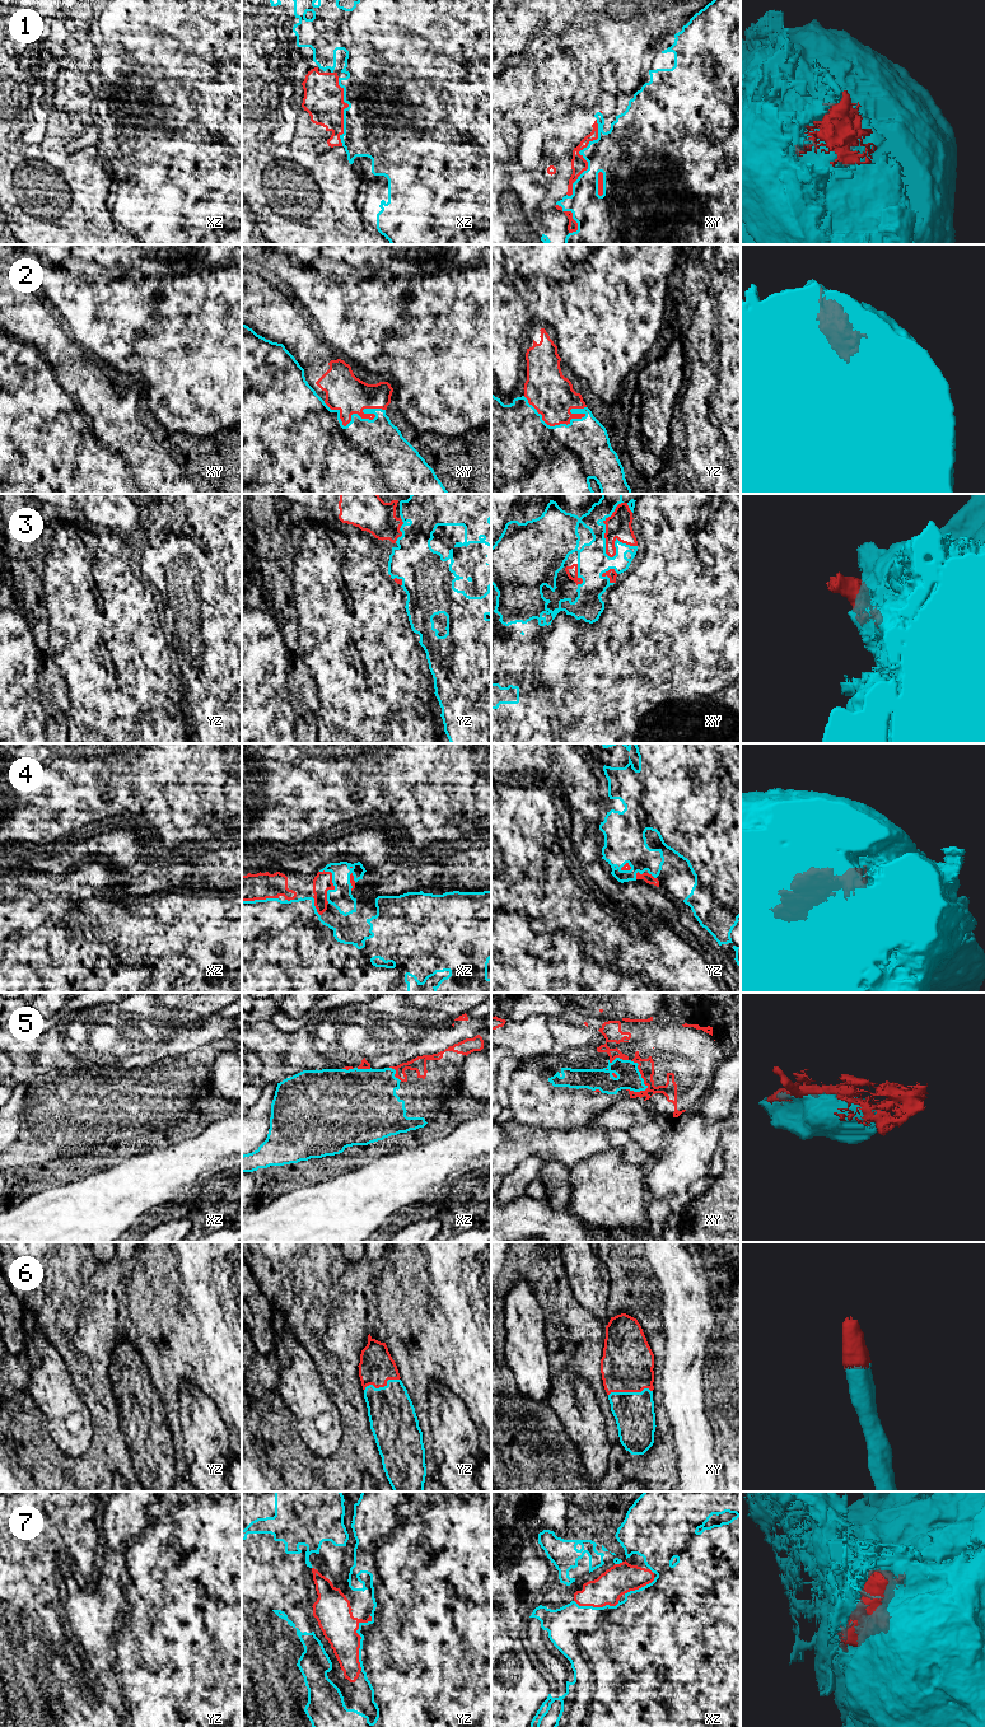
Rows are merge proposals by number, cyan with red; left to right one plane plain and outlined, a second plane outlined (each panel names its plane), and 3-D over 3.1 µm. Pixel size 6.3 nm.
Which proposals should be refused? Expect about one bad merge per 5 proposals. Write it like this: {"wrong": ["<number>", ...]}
{"wrong": []}

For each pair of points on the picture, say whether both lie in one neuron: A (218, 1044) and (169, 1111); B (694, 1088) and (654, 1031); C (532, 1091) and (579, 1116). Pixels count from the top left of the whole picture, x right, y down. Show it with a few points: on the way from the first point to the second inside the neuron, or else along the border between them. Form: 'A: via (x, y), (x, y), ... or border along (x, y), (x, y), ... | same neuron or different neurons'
A: via (201, 1060), (169, 1095) | same neuron
B: via (681, 1074), (681, 1058), (668, 1045) | same neuron
C: via (544, 1102), (549, 1107), (568, 1107) | same neuron

